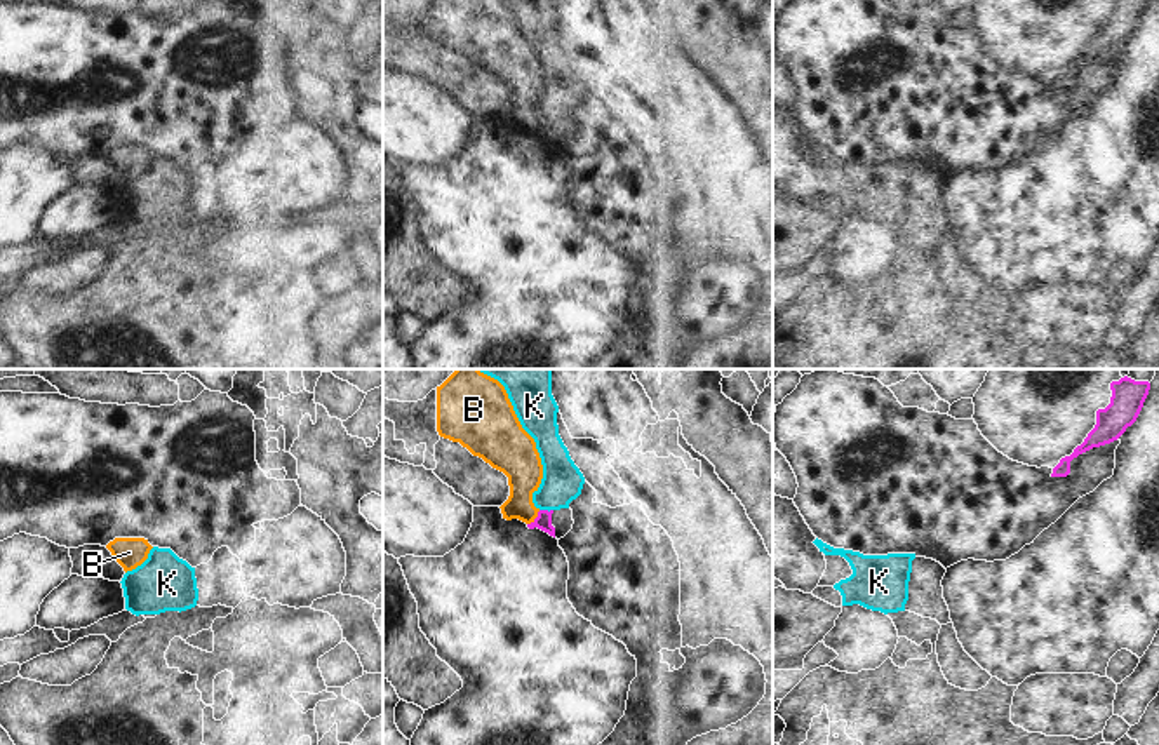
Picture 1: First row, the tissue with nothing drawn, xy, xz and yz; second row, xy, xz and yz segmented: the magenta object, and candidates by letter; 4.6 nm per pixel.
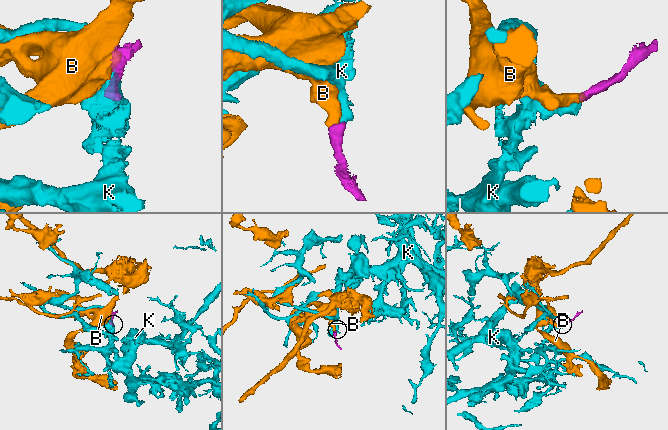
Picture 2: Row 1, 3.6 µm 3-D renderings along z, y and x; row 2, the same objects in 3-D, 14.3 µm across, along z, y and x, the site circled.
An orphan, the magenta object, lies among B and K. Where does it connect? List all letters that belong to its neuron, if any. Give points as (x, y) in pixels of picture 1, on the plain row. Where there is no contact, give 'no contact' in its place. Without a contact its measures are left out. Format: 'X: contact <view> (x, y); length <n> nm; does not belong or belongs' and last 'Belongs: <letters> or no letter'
B: contact xz (536, 127); length 90 nm; does not belong
K: contact xz (547, 120); length 60 nm; belongs
Belongs: K

